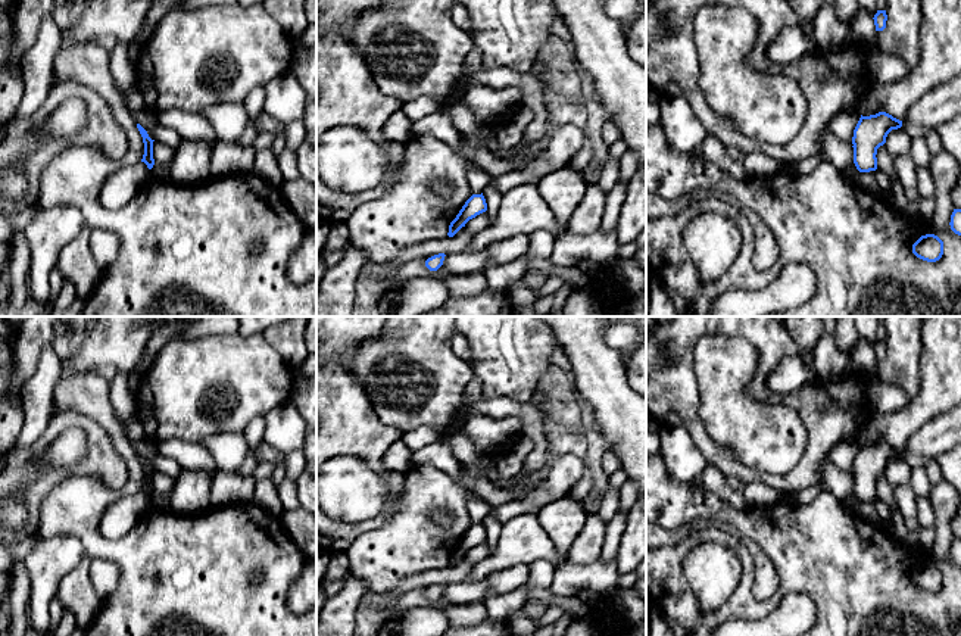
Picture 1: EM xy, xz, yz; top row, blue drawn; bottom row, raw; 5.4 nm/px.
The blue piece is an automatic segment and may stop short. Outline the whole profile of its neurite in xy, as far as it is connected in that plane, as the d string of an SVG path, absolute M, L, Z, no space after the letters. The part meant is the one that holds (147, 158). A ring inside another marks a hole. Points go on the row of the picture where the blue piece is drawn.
M137 124L137 128L138 128L138 131L143 137L143 143L144 143L144 155L143 155L141 162L144 162L147 165L147 168L152 169L155 165L155 159L153 159L153 141L155 140L152 140L149 137L147 131L140 124Z

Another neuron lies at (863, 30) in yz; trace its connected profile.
M858 7L857 16L849 26L849 41L859 46L868 46L874 41L876 25L870 13Z

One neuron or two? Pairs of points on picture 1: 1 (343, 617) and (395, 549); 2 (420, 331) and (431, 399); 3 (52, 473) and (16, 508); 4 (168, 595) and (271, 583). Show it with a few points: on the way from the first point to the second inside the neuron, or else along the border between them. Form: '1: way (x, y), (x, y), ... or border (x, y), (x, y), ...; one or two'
1: border (349, 574), (361, 577), (370, 589); two
2: way (420, 348), (420, 380), (423, 383); one
3: border (15, 496), (27, 508), (27, 521), (18, 530); two
4: way (193, 595), (246, 595); one

